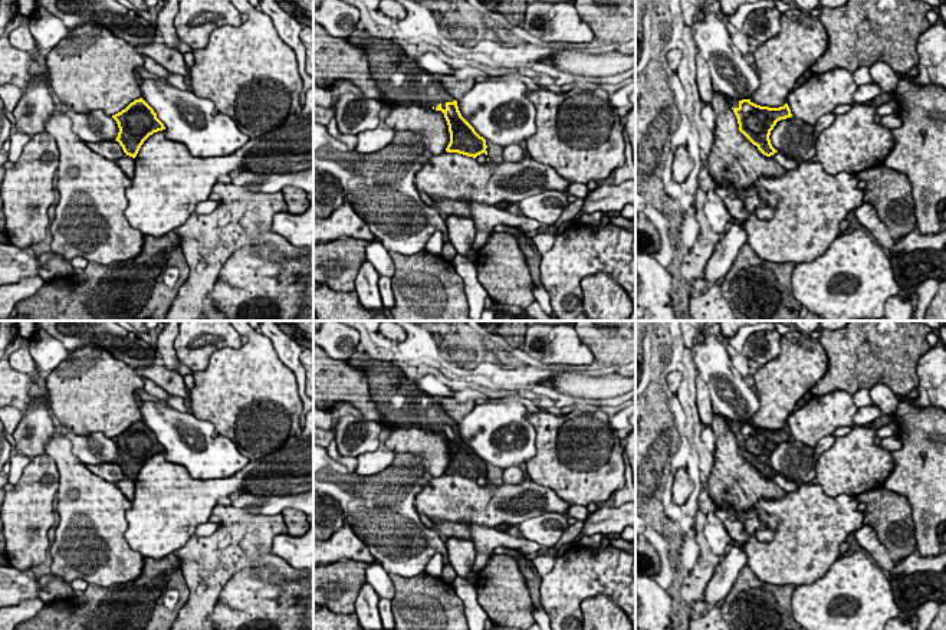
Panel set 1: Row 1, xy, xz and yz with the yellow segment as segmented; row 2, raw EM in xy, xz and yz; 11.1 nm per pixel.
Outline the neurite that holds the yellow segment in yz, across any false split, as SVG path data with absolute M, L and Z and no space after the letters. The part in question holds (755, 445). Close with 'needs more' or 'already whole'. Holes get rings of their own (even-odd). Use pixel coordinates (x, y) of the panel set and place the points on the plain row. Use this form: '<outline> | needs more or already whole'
M729 421L729 426L738 440L739 453L753 466L758 472L771 479L778 475L769 462L771 453L778 443L791 440L788 426L779 430L761 429L750 421Z | needs more

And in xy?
M142 420L135 421L125 432L112 437L112 440L119 450L115 463L118 463L124 475L132 480L137 479L141 467L150 457L165 452L154 432Z | already whole

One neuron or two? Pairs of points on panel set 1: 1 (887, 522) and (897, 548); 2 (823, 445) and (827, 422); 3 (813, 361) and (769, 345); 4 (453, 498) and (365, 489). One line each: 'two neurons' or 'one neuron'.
1: one neuron
2: two neurons
3: two neurons
4: two neurons

